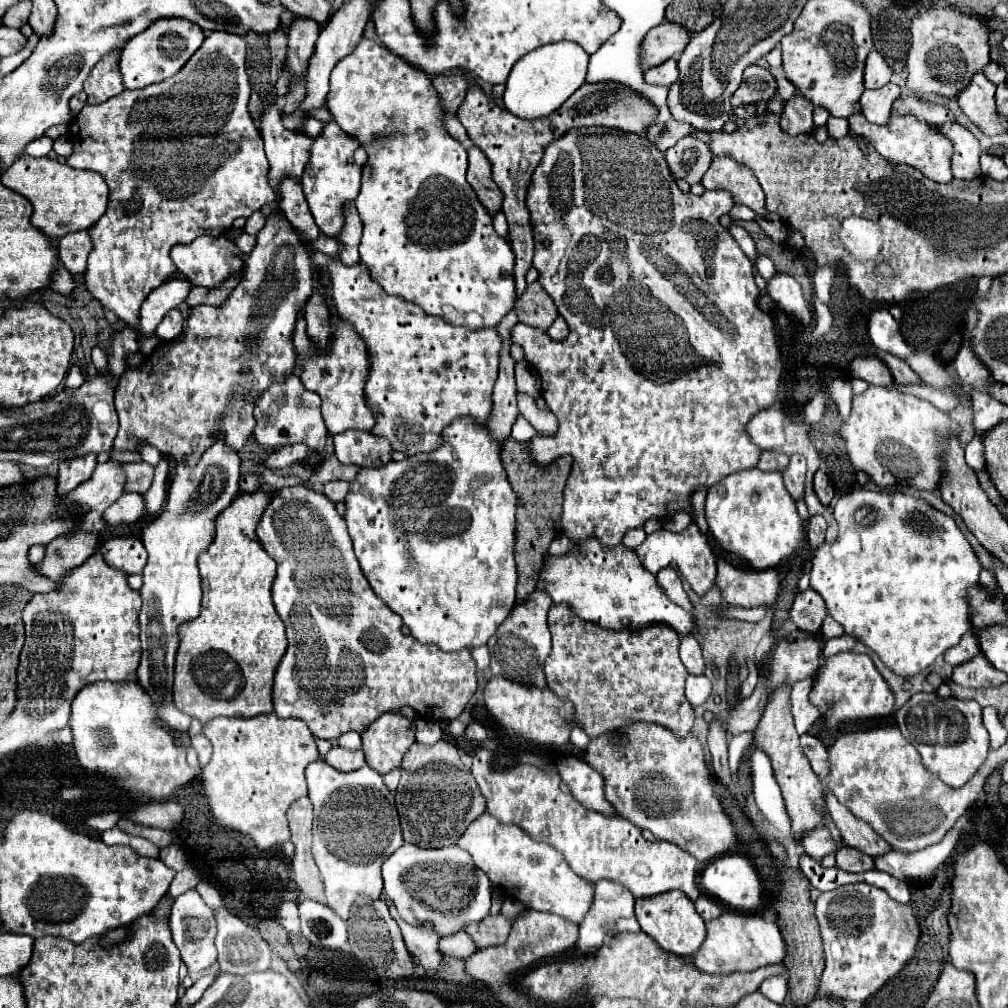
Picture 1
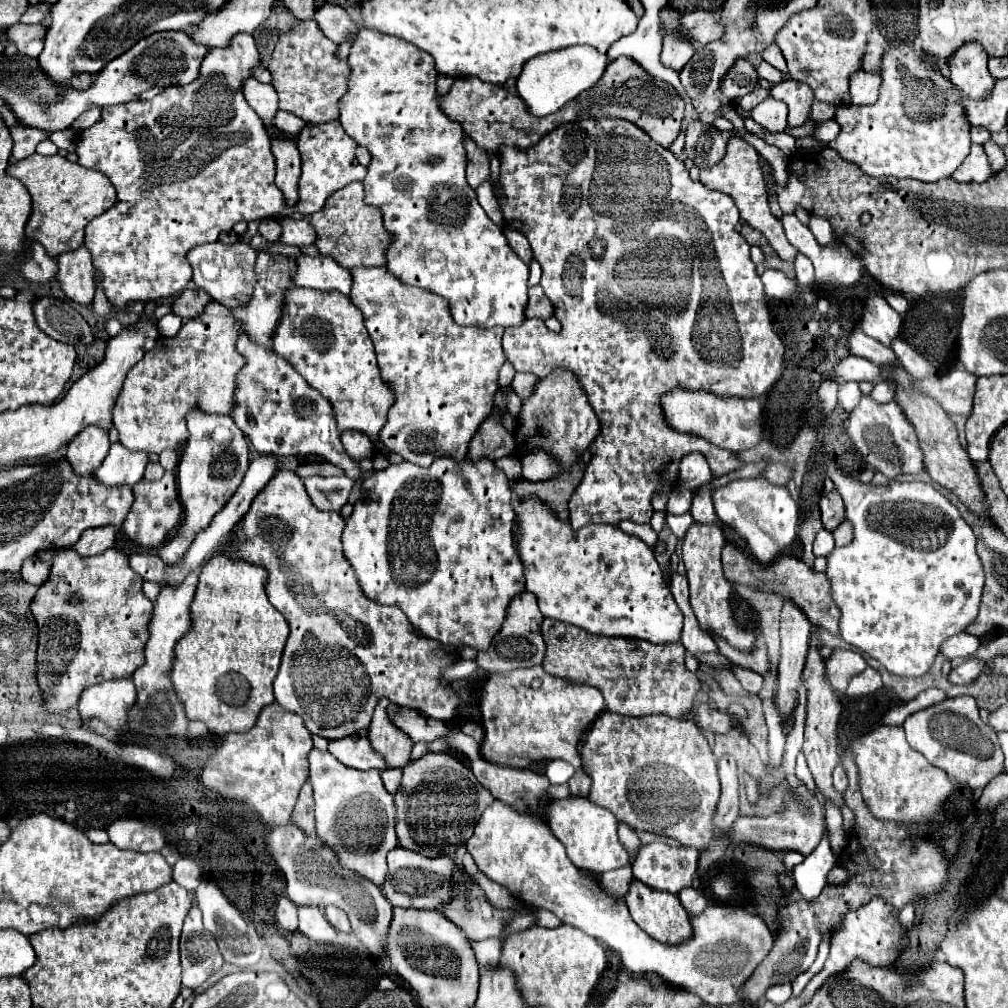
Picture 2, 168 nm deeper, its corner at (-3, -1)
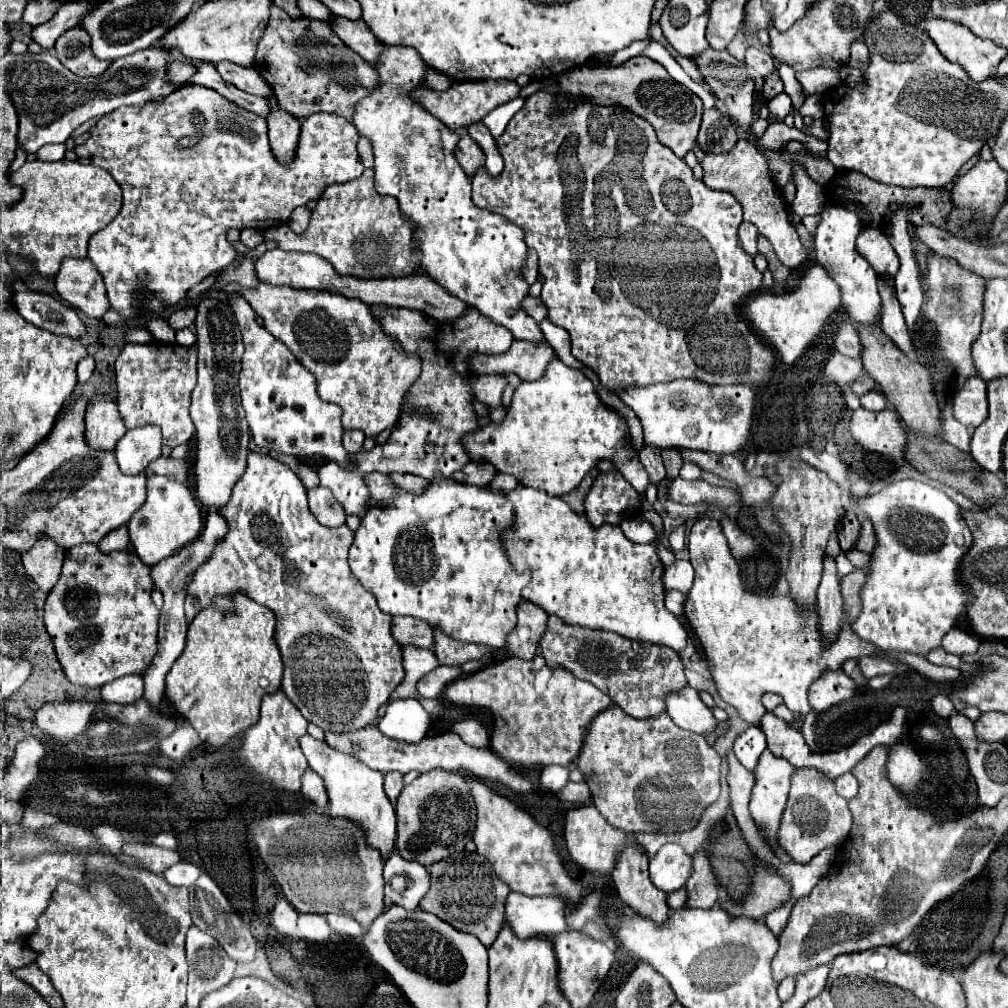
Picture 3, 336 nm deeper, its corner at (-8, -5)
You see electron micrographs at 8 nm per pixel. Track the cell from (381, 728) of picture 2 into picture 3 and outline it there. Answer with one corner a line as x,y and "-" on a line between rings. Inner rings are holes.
405,645
403,647
403,669
405,669
405,679
403,683
391,693
391,699
399,699
399,697
415,697
415,685
417,681
427,675
429,671
433,671
439,665
439,661
435,659
435,653
431,649
421,649
421,647
413,647
413,645

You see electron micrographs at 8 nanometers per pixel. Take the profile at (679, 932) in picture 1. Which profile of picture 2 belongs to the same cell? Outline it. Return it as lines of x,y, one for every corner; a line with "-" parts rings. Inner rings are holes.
634,881
630,885
630,895
626,895
626,905
628,905
630,915
636,921
636,925
642,927
642,931
646,931
650,937
654,937
660,943
678,945
678,943
684,943
684,941
688,941
692,937
690,915
684,911
678,895
660,893
660,891
654,891
654,889

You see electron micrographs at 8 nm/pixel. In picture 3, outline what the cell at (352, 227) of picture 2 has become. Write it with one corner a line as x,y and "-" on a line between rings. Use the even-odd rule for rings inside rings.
365,169
359,179
327,187
311,213
305,233
297,235
287,225
279,225
267,229
265,239
275,239
285,251
315,253
327,259
339,275
379,279
415,273
415,269
421,265
421,251
415,241
415,225
403,217
395,197
379,195
375,191
373,175
373,169
-
361,269
373,271
373,275
365,275

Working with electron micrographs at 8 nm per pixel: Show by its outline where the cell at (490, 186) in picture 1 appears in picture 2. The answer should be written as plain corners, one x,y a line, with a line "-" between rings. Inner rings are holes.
466,139
464,143
468,151
468,167
466,167
466,179
472,189
478,189
484,181
490,179
490,157
486,151
476,147
472,139

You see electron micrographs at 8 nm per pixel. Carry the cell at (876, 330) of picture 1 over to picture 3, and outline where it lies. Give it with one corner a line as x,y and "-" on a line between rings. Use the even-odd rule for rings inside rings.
831,203
831,209
821,211
821,221
813,235
815,255
817,255
817,263
839,285
843,307
847,309
851,319
865,325
877,325
879,319
879,293
875,287
877,273
855,249
855,237
859,235
859,231
861,231
861,221
857,213
849,211
839,203

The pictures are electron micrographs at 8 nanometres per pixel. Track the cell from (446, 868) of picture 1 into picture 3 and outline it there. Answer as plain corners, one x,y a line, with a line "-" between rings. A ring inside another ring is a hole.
393,853
385,861
383,879
385,897
407,911
417,909
419,899
423,899
429,887
427,869
415,861
405,861
399,853

